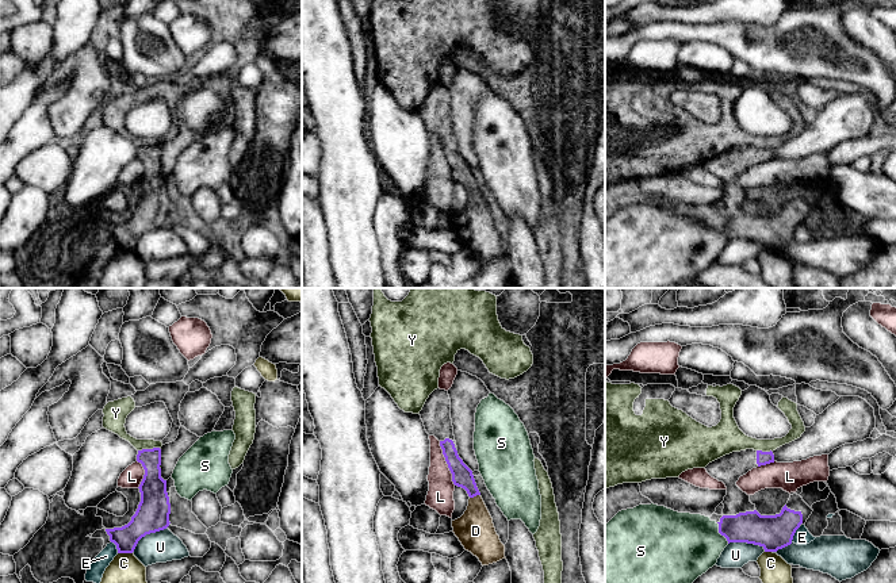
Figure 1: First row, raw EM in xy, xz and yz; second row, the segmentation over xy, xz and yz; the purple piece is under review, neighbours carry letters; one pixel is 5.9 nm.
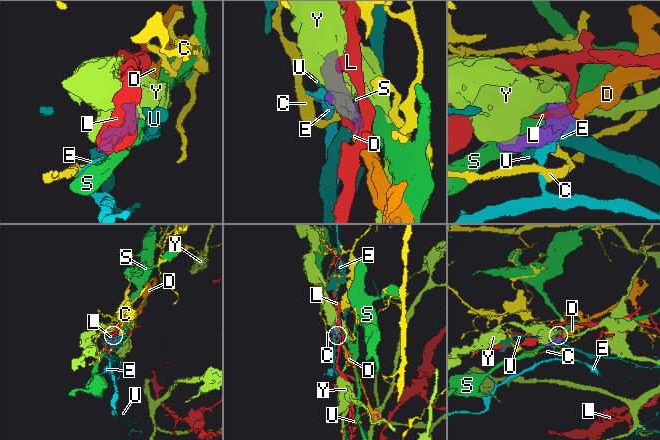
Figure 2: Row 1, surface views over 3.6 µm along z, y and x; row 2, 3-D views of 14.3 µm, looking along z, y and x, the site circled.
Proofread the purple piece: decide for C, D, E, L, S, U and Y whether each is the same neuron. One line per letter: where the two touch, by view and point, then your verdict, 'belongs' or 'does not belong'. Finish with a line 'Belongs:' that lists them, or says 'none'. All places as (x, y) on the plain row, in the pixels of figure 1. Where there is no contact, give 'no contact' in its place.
C: xy (125, 249) | does not belong
D: xz (474, 192) | belongs
E: yz (793, 231) | does not belong
L: xz (447, 160) | does not belong
S: yz (720, 230) | does not belong
U: xy (146, 230) | does not belong
Y: xy (148, 146) | does not belong
Belongs: D

